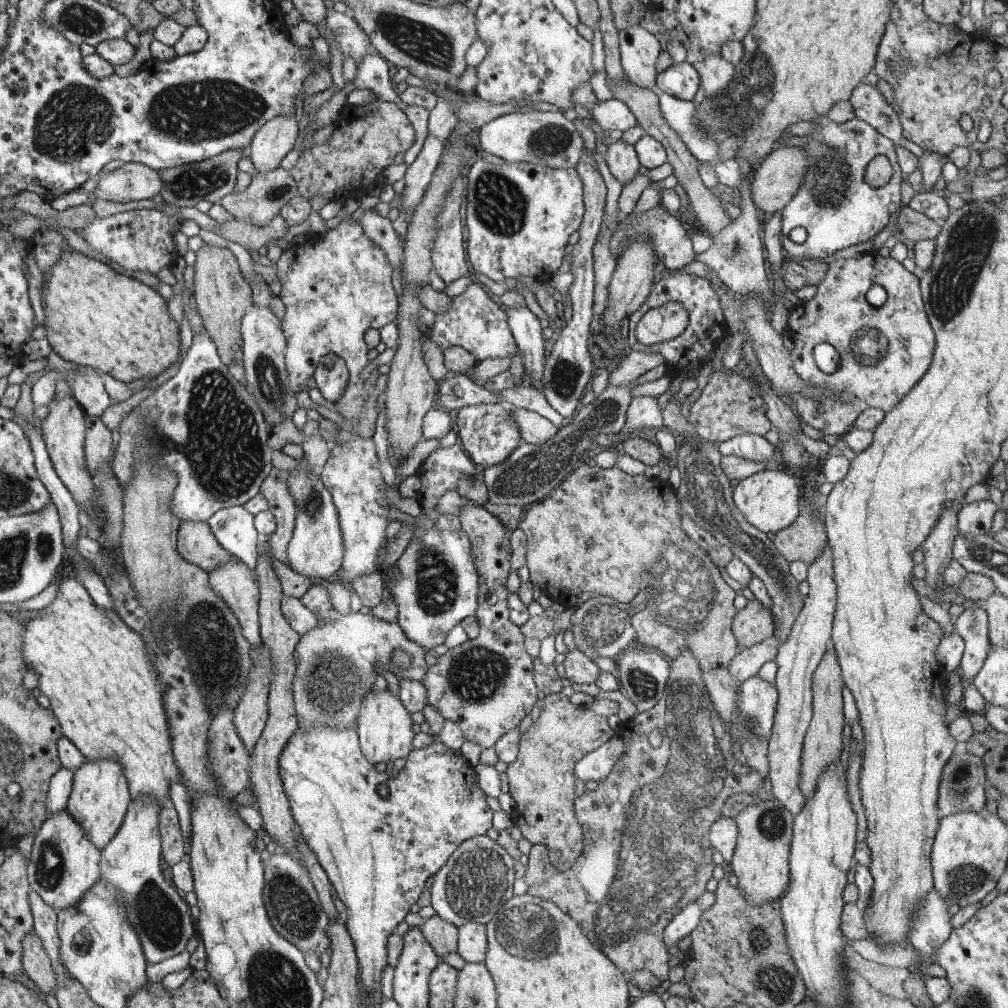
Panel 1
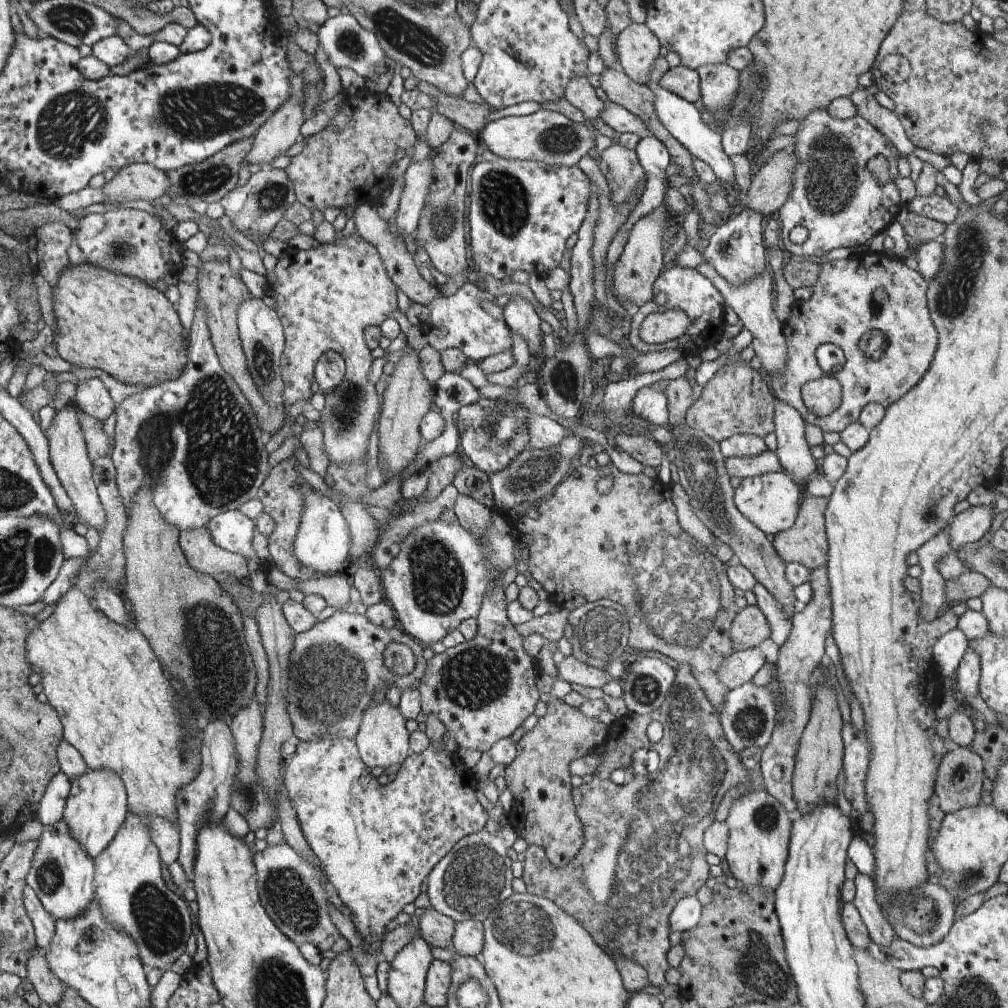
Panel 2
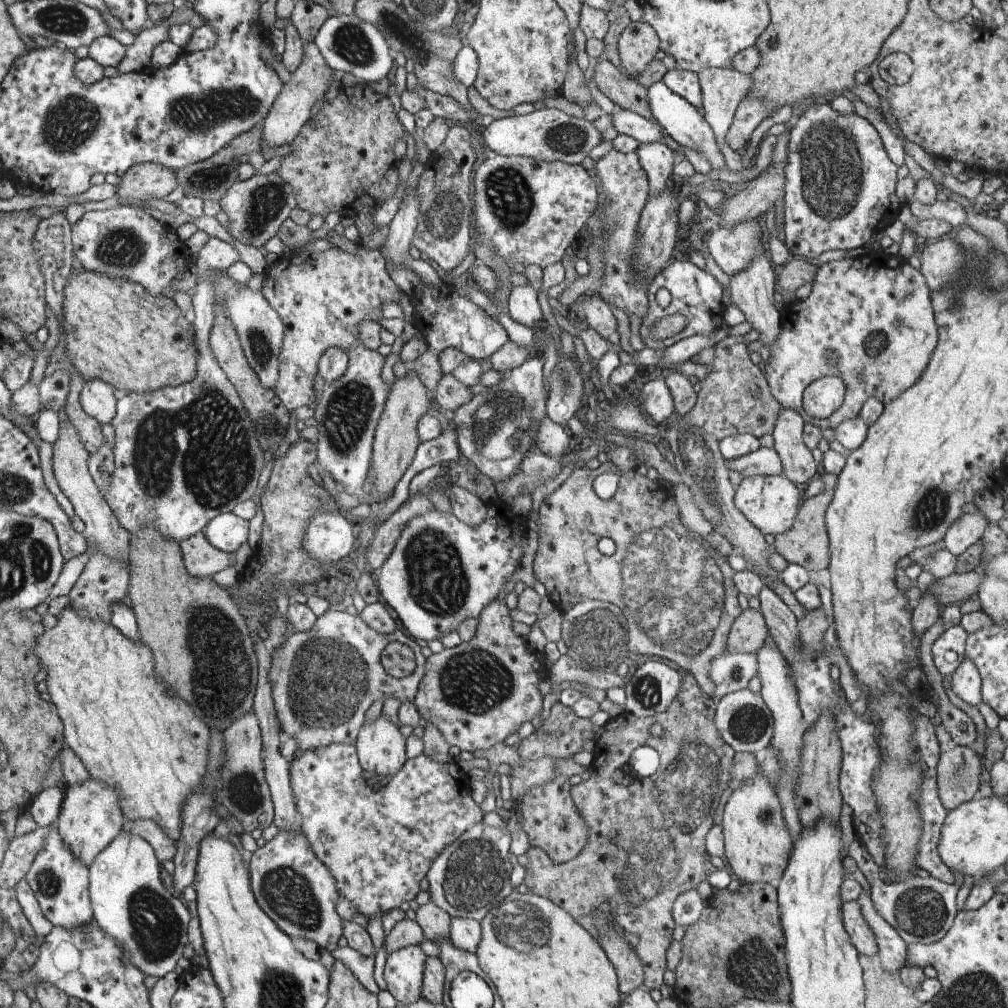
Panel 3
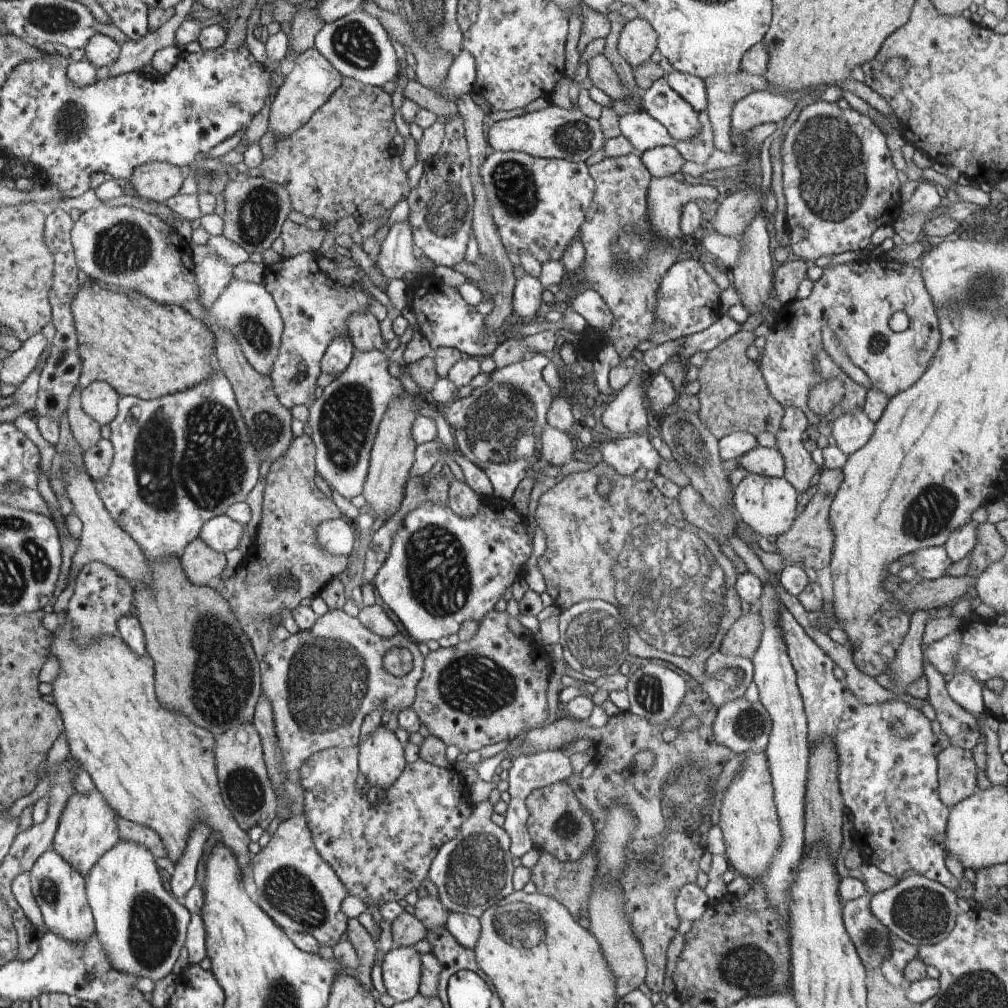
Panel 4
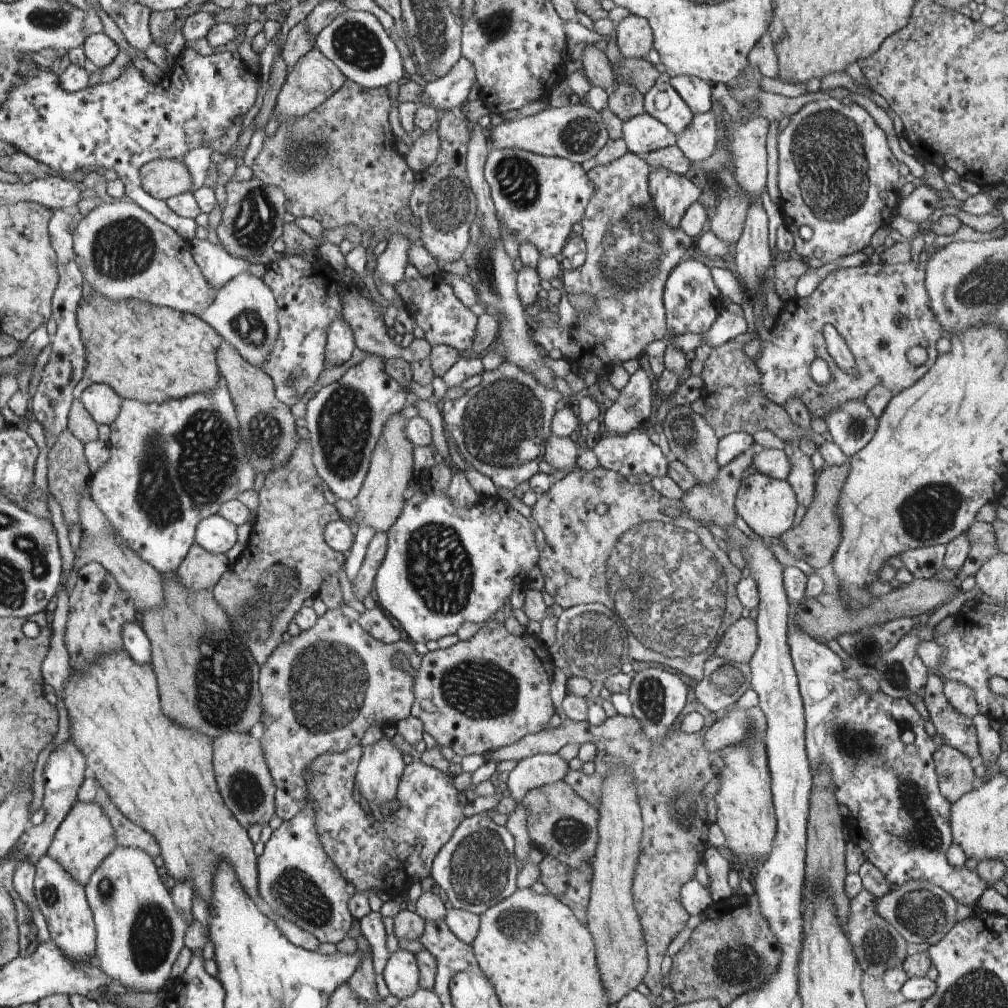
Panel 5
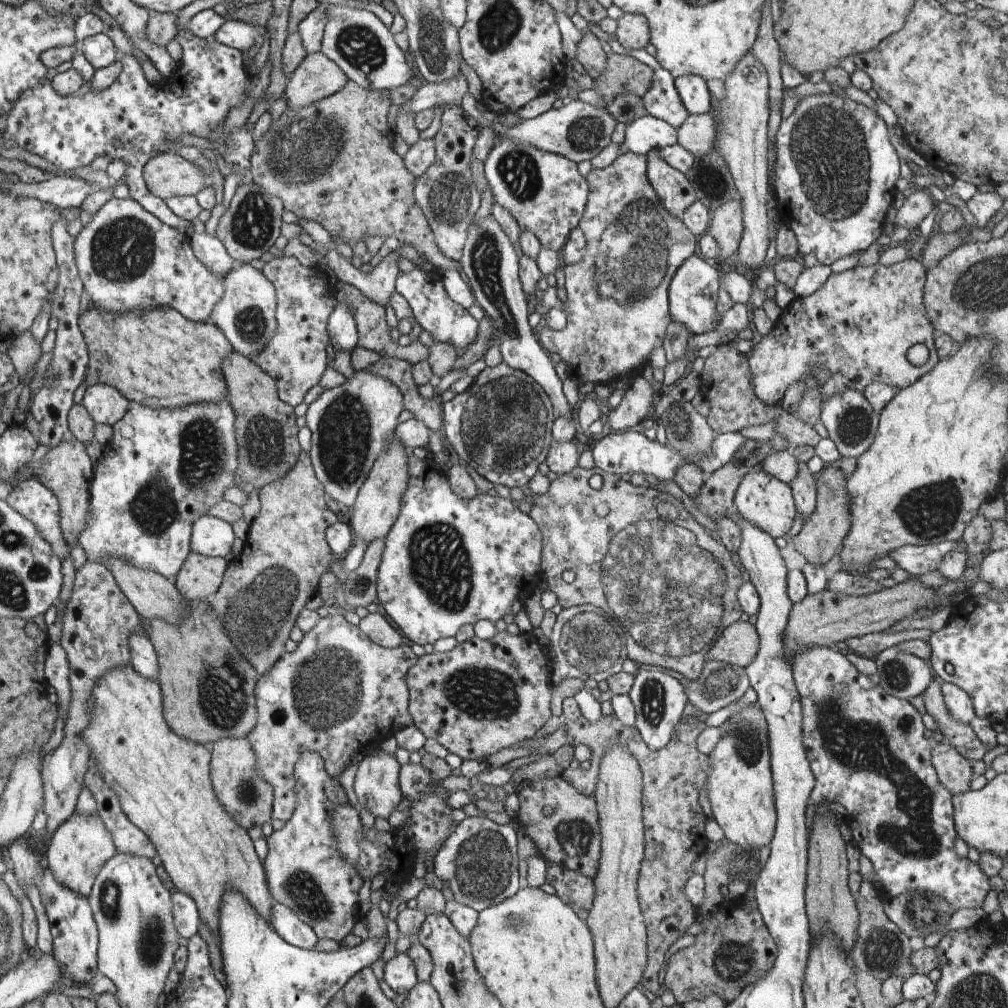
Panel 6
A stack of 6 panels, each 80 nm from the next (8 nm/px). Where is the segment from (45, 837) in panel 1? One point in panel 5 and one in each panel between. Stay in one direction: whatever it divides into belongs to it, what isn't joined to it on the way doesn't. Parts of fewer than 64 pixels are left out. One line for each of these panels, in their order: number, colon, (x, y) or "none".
2: (62, 872)
3: (60, 880)
4: (61, 892)
5: (62, 900)

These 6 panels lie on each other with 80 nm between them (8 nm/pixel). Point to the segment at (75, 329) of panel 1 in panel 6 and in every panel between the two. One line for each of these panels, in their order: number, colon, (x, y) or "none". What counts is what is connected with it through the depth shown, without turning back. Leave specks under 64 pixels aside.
2: (103, 319)
3: (115, 330)
4: (142, 348)
5: (146, 352)
6: (156, 356)

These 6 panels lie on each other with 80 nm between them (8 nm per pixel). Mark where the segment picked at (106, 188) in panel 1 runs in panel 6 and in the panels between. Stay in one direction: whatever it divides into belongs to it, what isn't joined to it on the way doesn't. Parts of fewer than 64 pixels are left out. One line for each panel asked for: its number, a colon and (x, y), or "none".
2: (138, 181)
3: (144, 181)
4: (159, 181)
5: (164, 178)
6: (168, 175)

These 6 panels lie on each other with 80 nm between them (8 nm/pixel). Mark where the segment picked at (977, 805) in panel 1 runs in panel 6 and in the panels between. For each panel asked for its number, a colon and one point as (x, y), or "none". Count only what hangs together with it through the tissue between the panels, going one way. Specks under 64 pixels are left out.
2: (958, 784)
3: (958, 772)
4: (957, 772)
5: (955, 774)
6: (954, 771)

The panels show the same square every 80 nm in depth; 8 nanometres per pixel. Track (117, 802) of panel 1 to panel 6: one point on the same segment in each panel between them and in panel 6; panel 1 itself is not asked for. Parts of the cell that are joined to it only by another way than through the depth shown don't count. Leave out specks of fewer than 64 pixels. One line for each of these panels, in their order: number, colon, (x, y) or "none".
2: (95, 808)
3: (90, 817)
4: (87, 830)
5: (85, 838)
6: (78, 849)

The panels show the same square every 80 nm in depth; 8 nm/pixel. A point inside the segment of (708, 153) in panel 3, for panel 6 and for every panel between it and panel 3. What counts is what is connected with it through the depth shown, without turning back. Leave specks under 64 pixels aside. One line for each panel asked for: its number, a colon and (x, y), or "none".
4: (662, 103)
5: (662, 101)
6: (661, 100)

